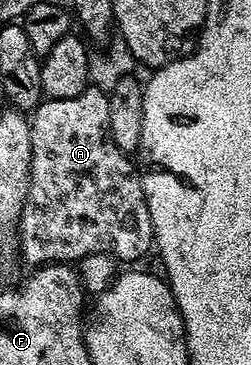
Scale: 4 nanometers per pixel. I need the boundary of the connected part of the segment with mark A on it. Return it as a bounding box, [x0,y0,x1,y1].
[17,84,155,268]

